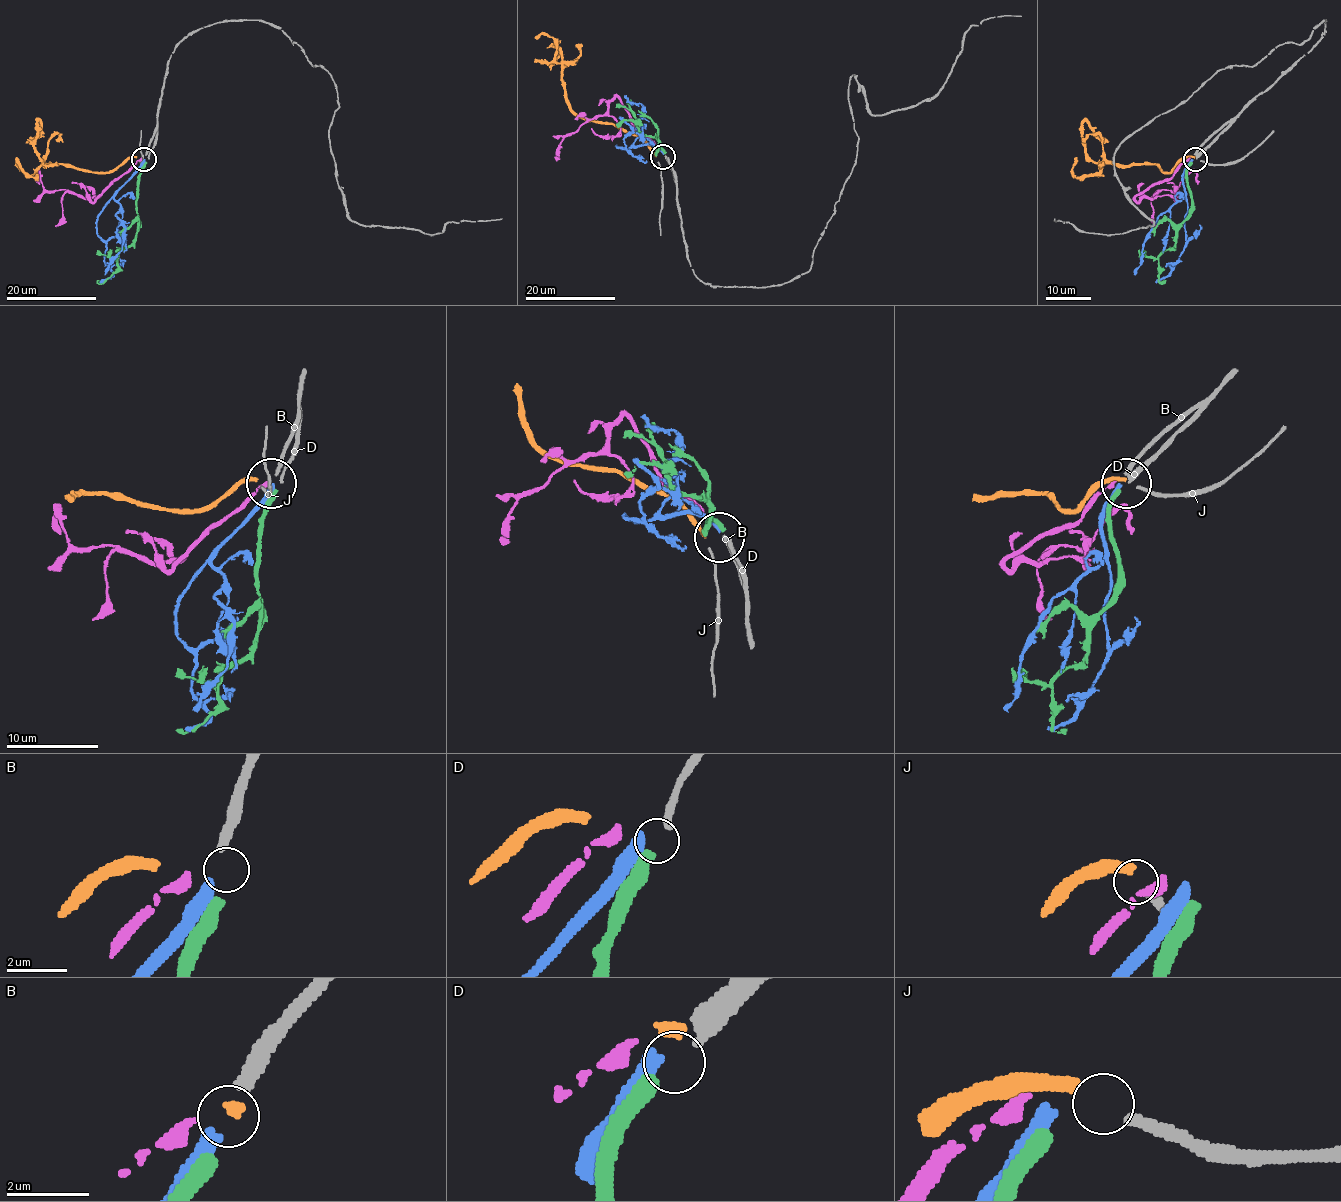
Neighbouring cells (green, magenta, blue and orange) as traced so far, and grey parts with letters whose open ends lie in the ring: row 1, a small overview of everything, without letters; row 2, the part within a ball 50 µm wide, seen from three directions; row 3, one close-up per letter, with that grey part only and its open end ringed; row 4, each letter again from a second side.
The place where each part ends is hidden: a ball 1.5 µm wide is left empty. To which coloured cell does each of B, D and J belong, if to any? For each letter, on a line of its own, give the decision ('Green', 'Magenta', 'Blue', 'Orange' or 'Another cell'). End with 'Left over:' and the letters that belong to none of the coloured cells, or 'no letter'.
B: Blue
D: Green
J: Another cell
Left over: J

